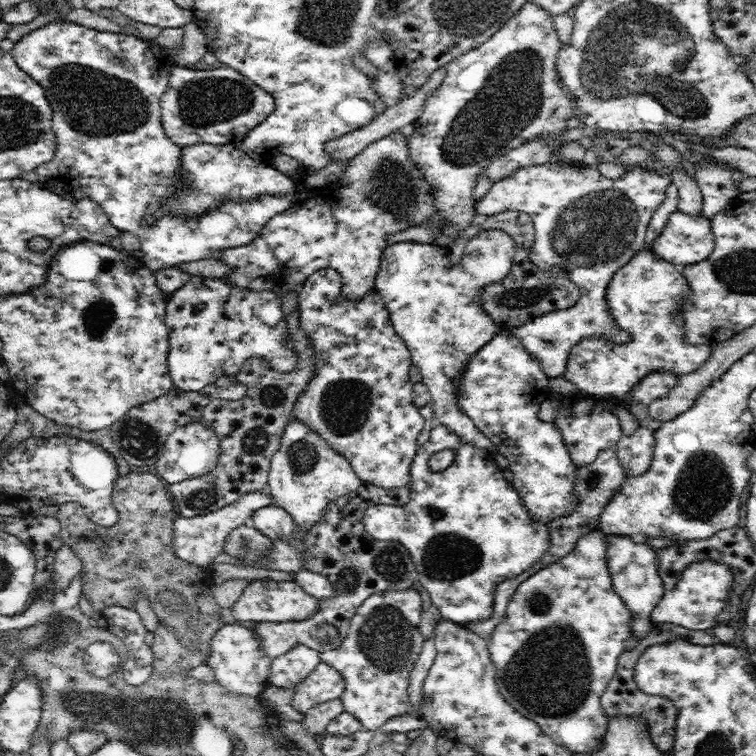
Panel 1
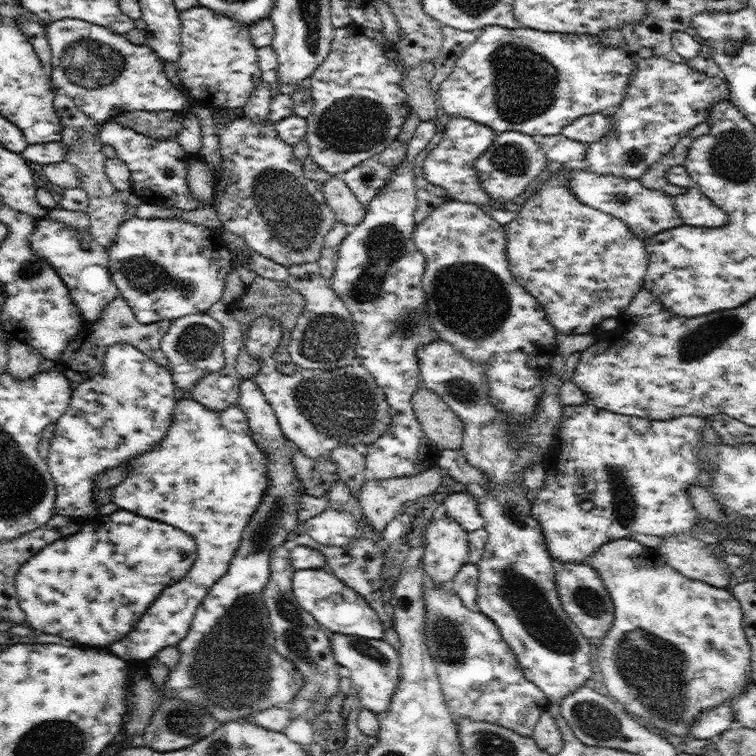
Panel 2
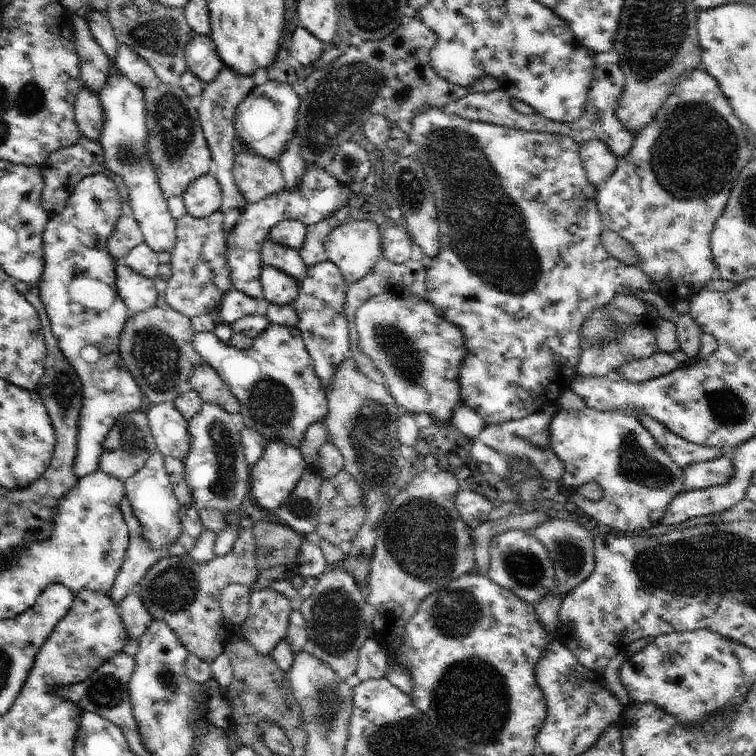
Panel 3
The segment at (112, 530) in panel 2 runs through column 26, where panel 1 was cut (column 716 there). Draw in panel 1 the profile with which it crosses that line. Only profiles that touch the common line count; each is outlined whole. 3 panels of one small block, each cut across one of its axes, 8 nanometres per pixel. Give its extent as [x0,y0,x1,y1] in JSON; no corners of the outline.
[651,560,734,630]

